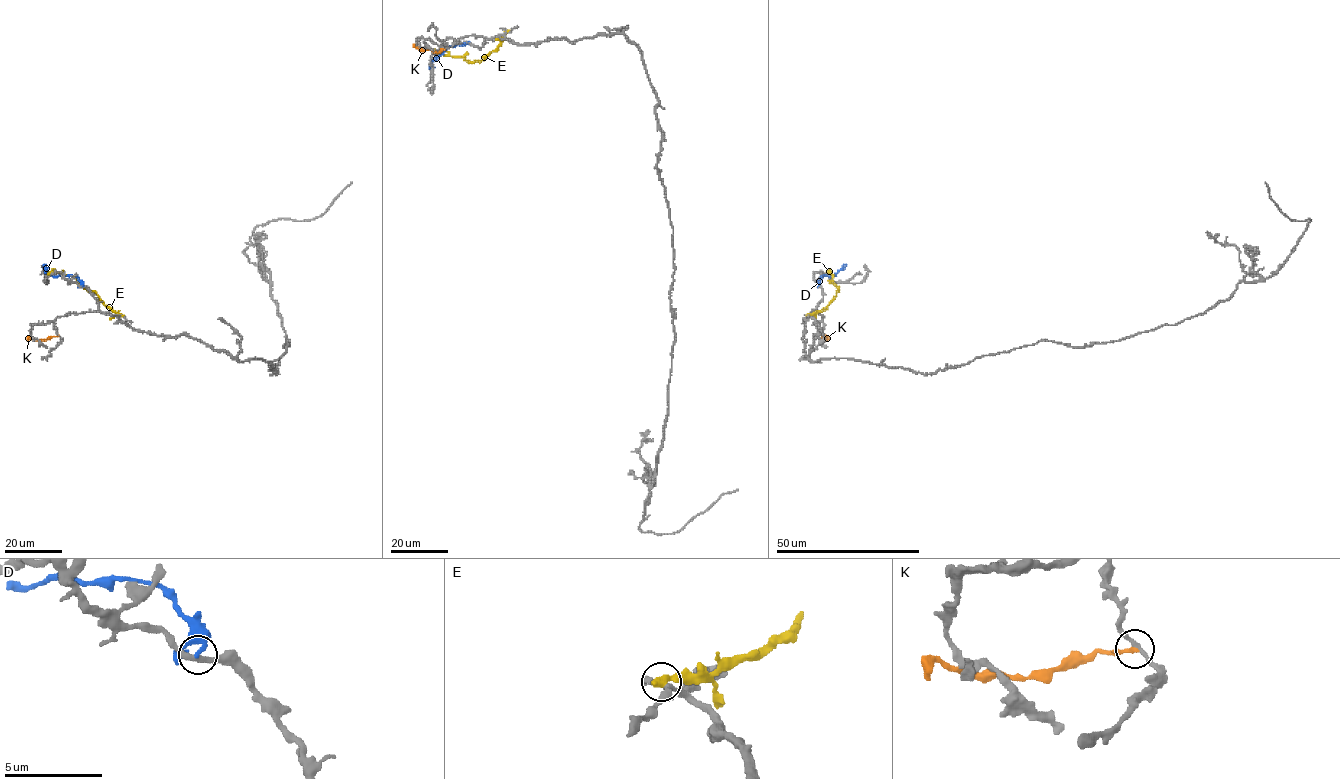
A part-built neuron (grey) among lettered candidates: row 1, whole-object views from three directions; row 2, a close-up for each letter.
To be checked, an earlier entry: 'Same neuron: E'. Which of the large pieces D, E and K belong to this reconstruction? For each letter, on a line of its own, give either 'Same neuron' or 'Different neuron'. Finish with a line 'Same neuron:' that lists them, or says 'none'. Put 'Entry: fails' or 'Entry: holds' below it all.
D: Different neuron
E: Different neuron
K: Different neuron
Same neuron: none
Entry: fails

